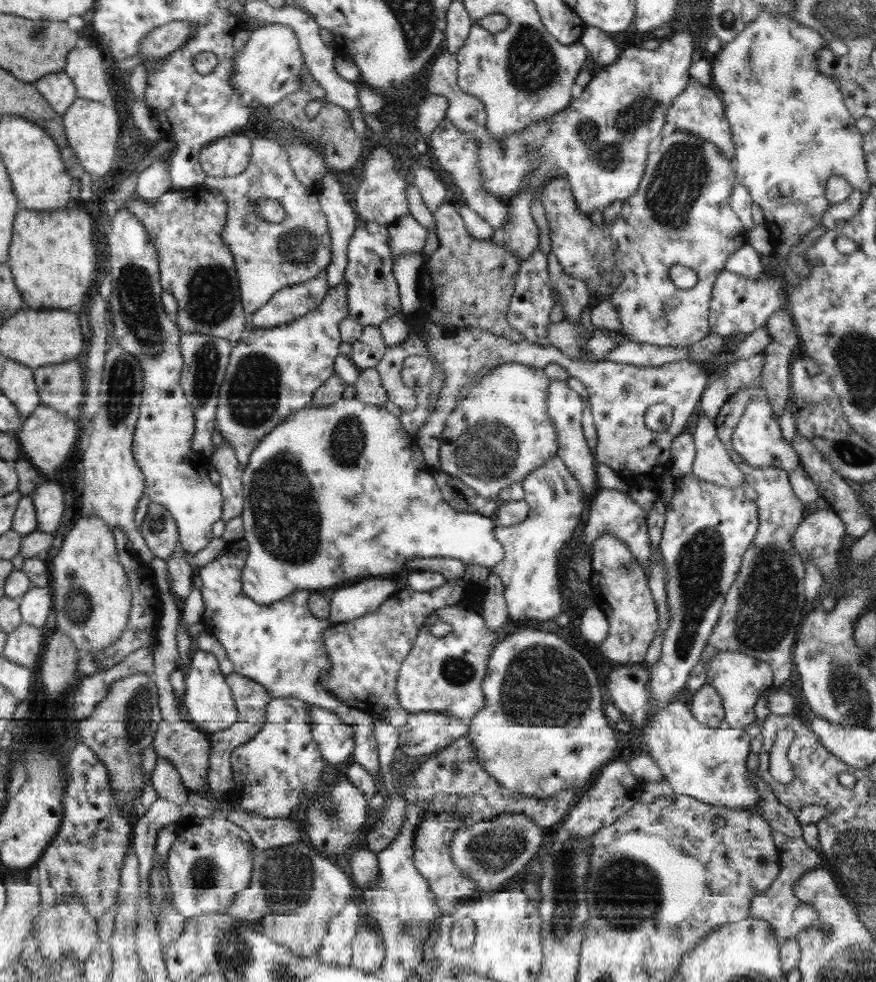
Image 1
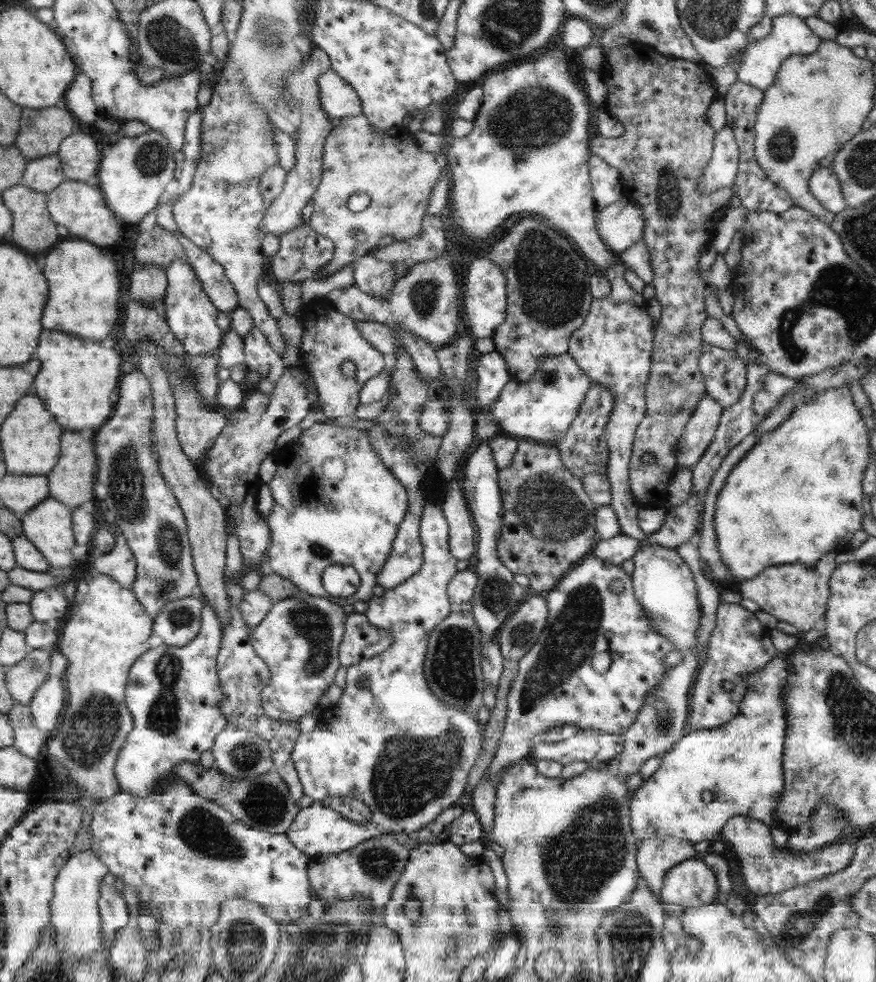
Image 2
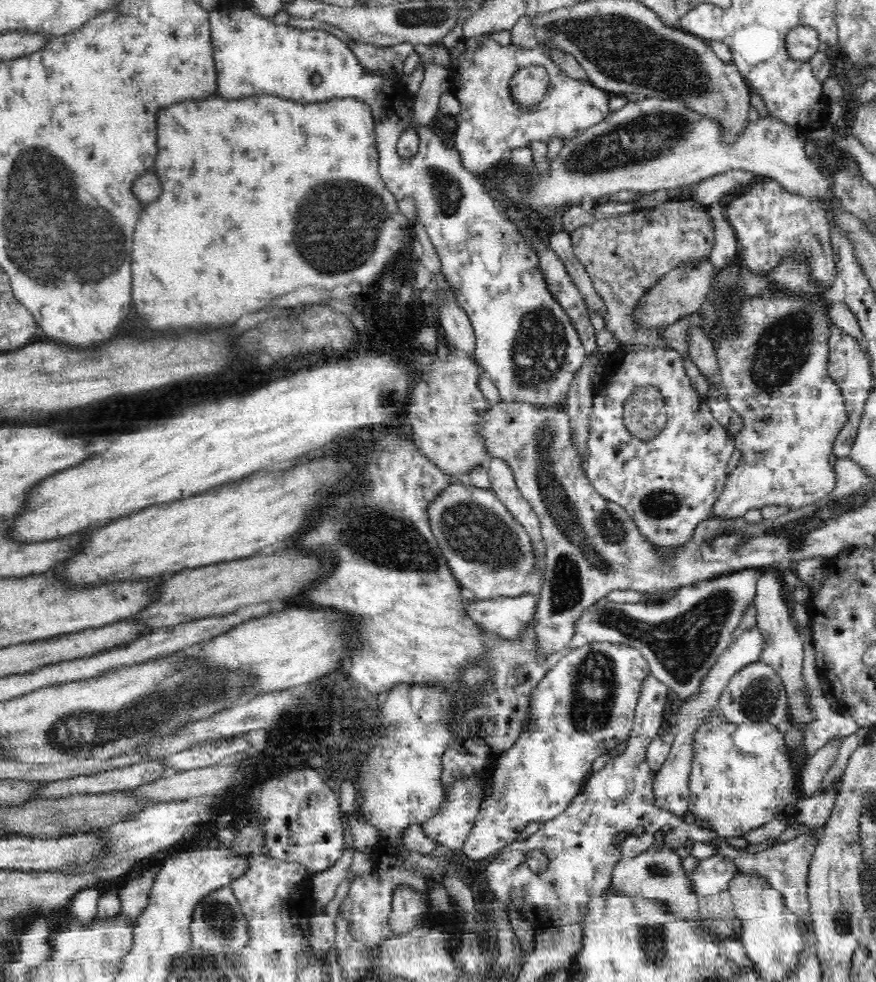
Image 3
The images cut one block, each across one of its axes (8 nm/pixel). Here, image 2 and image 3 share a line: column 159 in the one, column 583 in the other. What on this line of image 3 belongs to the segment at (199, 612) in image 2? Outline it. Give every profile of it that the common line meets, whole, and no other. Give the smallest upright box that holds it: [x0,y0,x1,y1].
[575,569,759,701]

